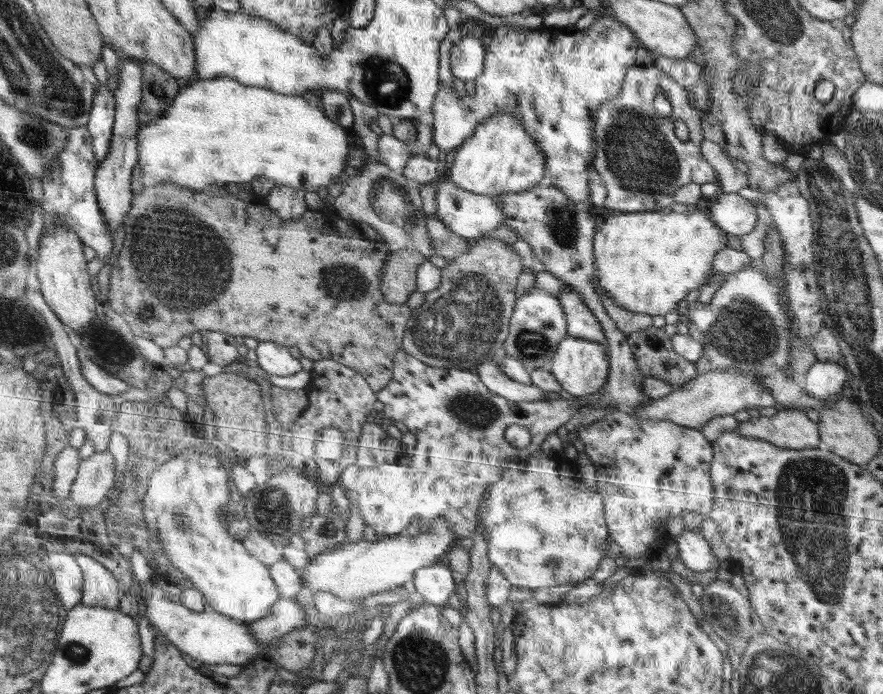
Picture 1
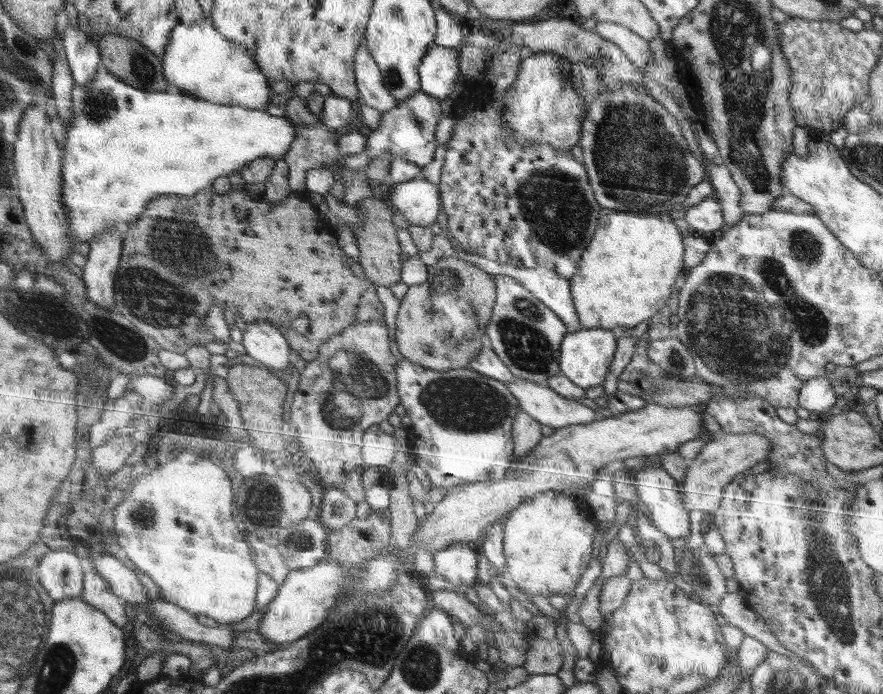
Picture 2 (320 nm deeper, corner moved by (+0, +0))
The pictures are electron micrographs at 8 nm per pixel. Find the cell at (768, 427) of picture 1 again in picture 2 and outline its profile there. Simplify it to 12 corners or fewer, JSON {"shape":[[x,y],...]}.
{"shape":[[716,433],[690,460],[678,492],[713,514],[736,475],[764,462],[771,440]]}

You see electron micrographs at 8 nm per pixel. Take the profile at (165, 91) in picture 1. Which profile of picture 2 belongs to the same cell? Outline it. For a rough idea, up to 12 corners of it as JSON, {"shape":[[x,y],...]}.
{"shape":[[116,34],[97,44],[108,72],[144,91],[166,90],[148,47]]}

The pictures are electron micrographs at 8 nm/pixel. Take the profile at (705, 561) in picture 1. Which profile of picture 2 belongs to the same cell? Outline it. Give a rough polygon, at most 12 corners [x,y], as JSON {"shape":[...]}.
{"shape":[[661,467],[634,473],[640,505],[670,539],[690,533],[690,510]]}

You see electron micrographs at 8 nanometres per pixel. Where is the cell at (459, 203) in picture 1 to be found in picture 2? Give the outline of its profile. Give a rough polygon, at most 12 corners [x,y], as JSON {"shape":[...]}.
{"shape":[[416,178],[385,185],[410,225],[432,226],[443,210],[439,186]]}

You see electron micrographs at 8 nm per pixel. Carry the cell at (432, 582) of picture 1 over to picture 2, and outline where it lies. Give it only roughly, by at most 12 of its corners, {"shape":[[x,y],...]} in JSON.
{"shape":[[454,543],[435,553],[432,574],[475,587],[478,547]]}

